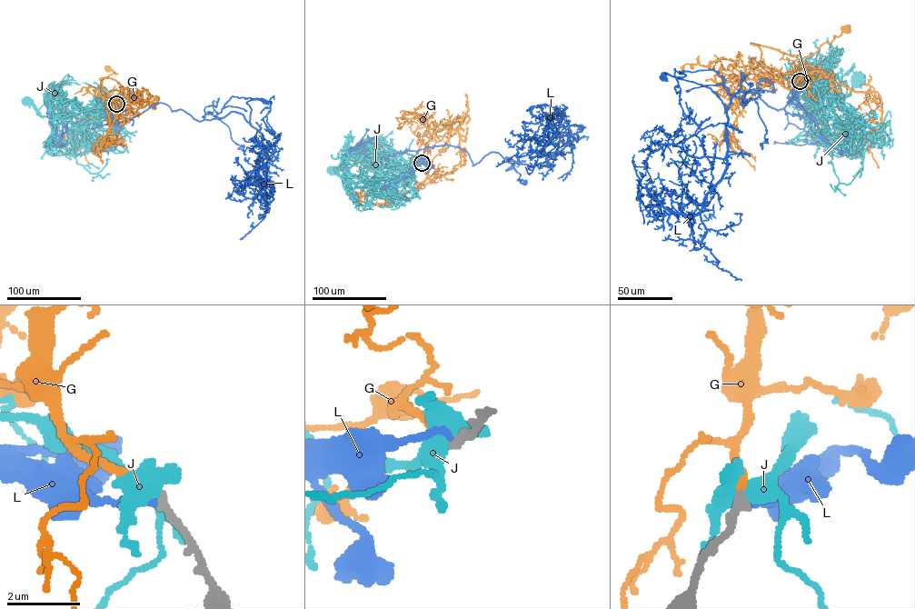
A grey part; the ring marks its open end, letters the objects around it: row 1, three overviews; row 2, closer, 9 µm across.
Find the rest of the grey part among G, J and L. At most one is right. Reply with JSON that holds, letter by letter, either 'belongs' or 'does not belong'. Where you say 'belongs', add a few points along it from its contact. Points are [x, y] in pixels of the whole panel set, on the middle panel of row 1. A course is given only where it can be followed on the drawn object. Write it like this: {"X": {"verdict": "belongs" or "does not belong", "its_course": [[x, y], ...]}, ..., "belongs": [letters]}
{"G": {"verdict": "belongs", "its_course": [[422, 164], [414, 160], [411, 163], [414, 179], [424, 186], [416, 189]]}, "J": {"verdict": "does not belong"}, "L": {"verdict": "does not belong"}, "belongs": ["G"]}

